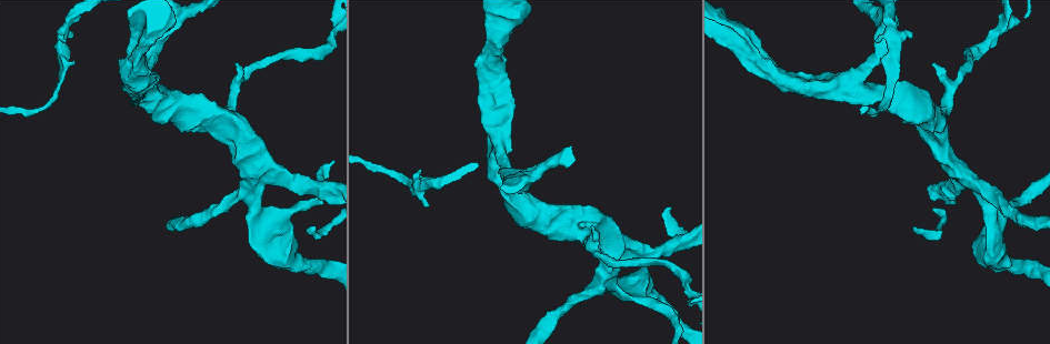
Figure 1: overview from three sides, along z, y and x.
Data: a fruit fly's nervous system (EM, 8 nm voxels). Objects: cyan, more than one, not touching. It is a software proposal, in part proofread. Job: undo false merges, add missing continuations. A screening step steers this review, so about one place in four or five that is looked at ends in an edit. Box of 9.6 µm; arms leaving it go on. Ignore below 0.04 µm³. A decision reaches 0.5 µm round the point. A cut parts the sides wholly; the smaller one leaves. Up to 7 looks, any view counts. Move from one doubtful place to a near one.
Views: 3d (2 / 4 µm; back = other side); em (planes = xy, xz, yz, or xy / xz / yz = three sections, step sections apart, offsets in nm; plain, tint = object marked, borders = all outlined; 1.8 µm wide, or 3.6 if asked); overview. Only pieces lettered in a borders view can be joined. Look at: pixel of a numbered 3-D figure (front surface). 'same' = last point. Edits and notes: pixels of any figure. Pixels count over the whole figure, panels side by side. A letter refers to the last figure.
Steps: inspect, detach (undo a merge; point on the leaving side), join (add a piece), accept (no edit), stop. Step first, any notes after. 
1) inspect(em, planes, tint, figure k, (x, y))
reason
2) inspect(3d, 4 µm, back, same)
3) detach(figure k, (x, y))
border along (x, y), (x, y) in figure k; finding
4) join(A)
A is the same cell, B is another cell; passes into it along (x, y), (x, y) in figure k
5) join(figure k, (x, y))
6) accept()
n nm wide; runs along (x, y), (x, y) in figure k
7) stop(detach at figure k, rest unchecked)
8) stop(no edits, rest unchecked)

inspect(em, yz, step 16, borders, figure 1, (910, 34))

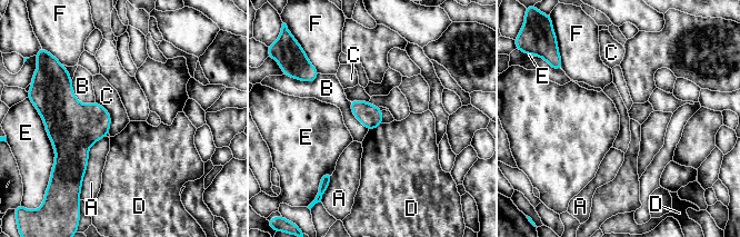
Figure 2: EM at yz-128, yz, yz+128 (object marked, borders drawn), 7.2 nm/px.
accept()
A, B, C, D, E and F are other cells; border along (96, 101), (110, 116), (109, 134) in figure 2; none of them fits

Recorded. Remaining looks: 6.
inspect(em, 3.6 µm, xy, step 16, tint, figure 1, (582, 235))
thin arm on a thick one

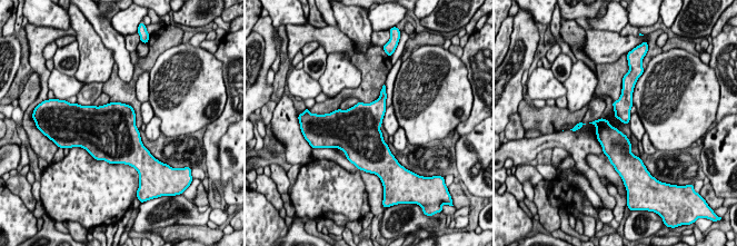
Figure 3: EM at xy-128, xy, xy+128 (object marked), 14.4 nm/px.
inspect(em, 3.6 µm, xy, step 16, borders, same)

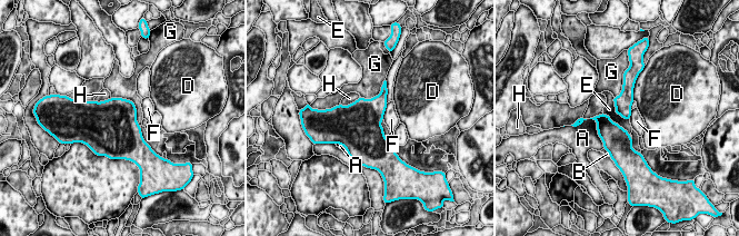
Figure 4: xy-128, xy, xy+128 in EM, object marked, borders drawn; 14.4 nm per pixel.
accept()
A, B, D, E, F, G and H are other cells; border along (602, 111), (622, 127), (631, 138) in figure 4; all the same neuron

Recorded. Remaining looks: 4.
inspect(3d, 4 µm, figure 1, (497, 145))
thin neck

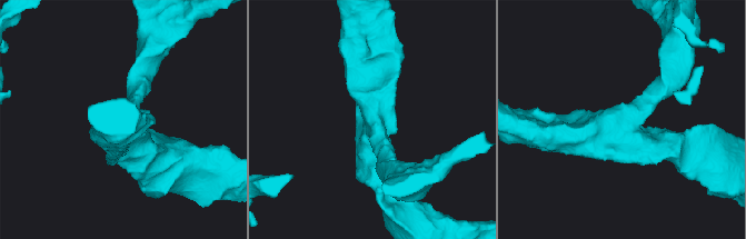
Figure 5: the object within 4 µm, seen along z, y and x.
inspect(em, planes, borders, figure 5, (620, 132))
3 arms; arms of 200, 360, 480 nm

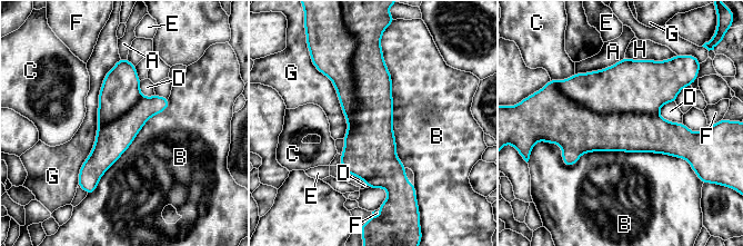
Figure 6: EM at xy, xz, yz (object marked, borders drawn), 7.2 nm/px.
accept()
360 nm wide; A, B, C, D, E, F, G and H are other cells; border along (546, 141), (690, 163) in figure 6; one neuron here

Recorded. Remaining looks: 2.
stop(no edits, rest unchecked)

